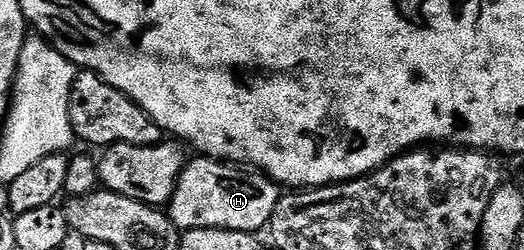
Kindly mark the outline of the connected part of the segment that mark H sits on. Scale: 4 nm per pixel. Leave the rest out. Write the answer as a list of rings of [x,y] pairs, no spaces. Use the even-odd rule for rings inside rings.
[[[198,155],[187,160],[182,169],[180,179],[176,183],[176,191],[168,206],[170,221],[180,231],[187,229],[227,229],[241,233],[257,234],[258,229],[265,230],[270,224],[272,211],[276,211],[276,203],[280,196],[280,186],[265,173],[253,168],[243,167],[221,159]]]

